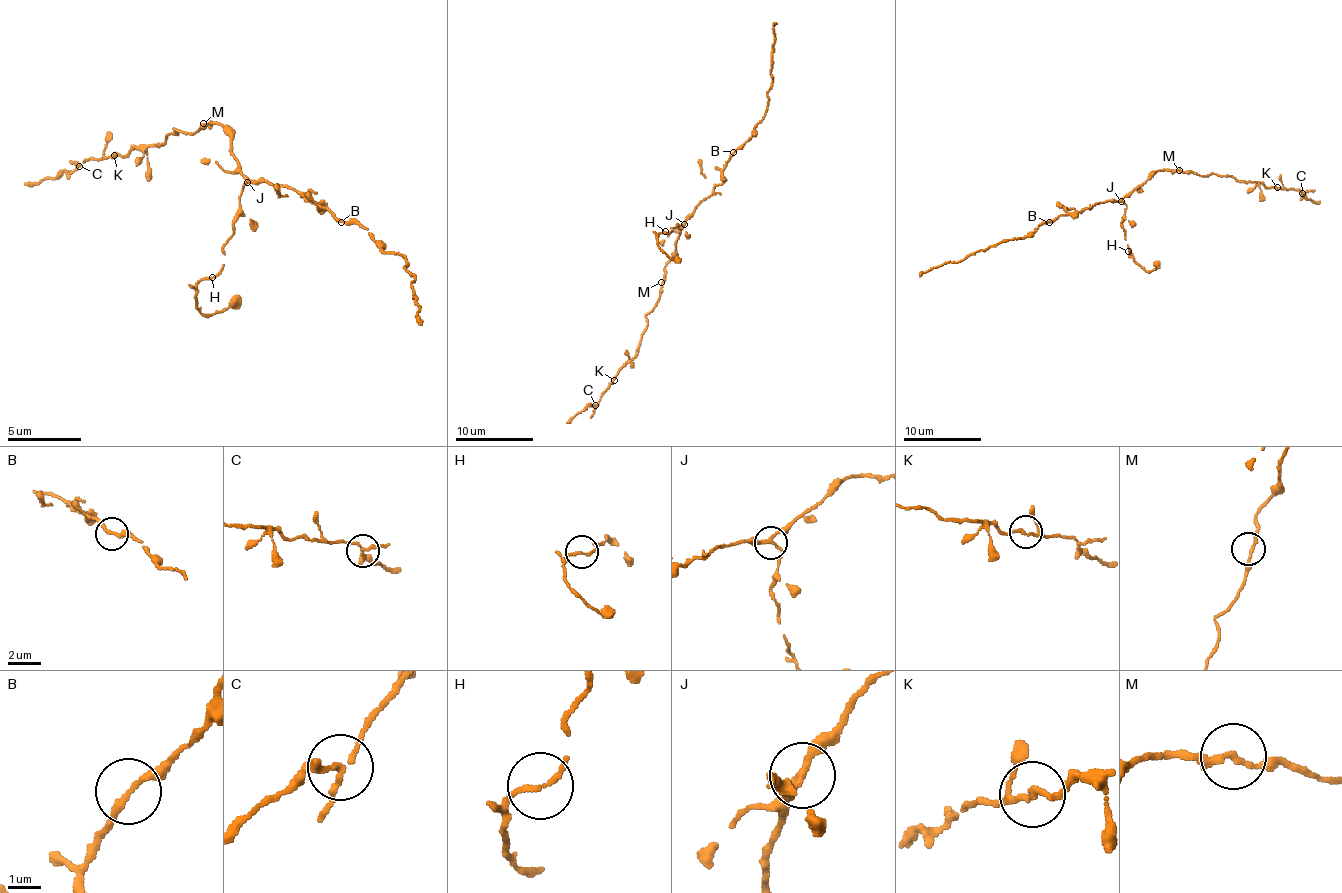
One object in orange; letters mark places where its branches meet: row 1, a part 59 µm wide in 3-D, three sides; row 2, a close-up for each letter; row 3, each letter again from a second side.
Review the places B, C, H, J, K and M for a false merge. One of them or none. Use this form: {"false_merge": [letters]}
{"false_merge": ["C"]}

